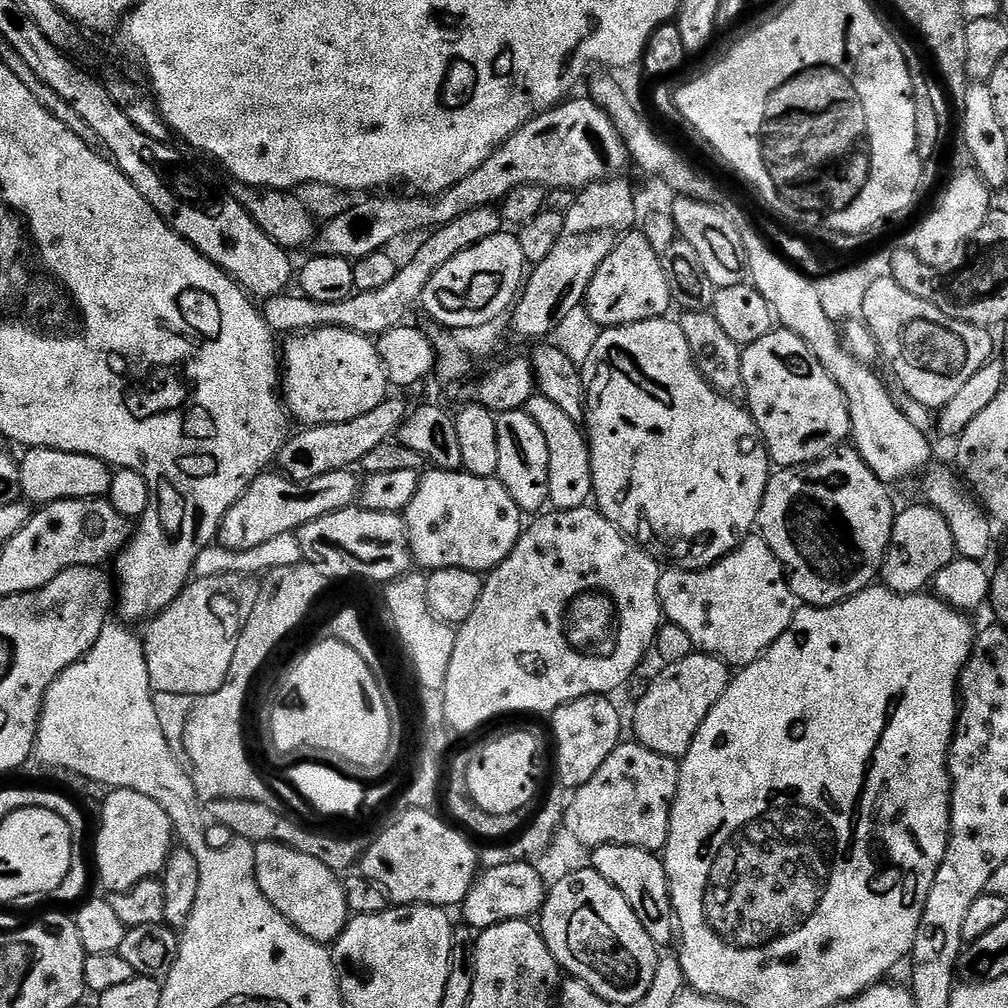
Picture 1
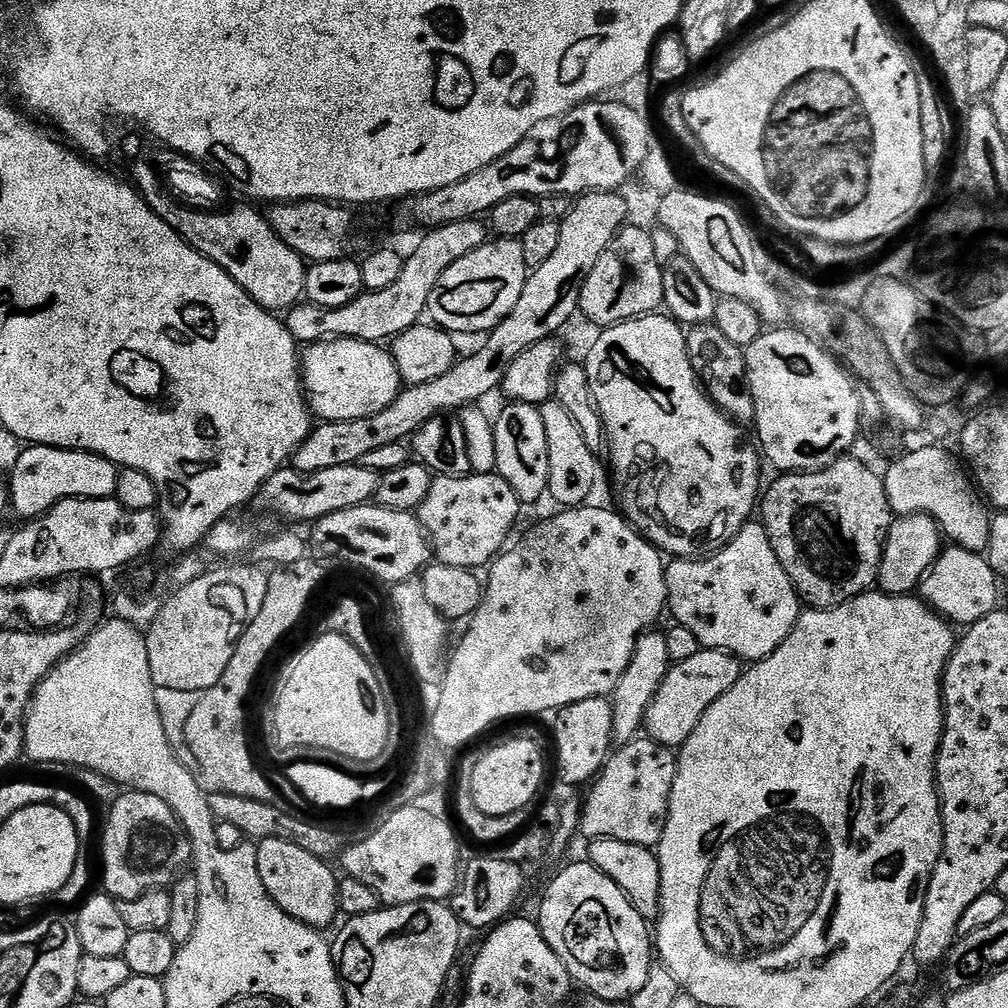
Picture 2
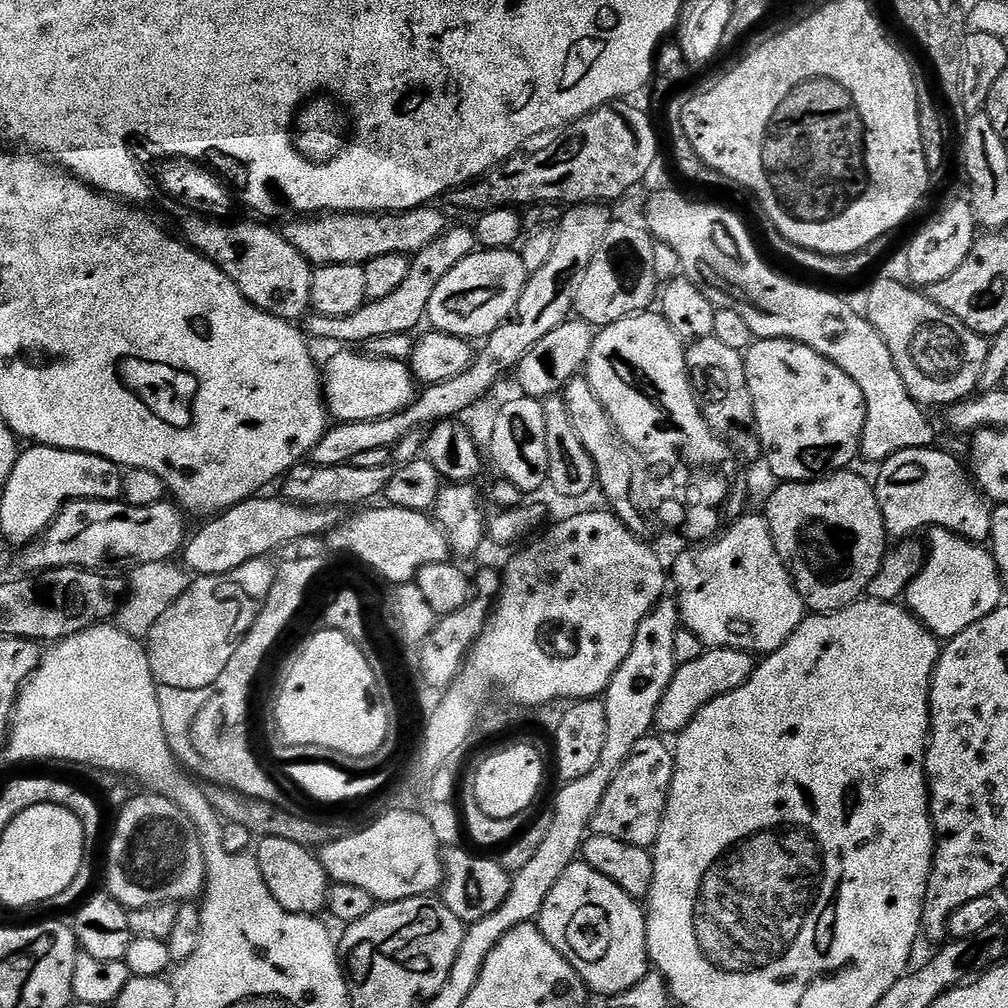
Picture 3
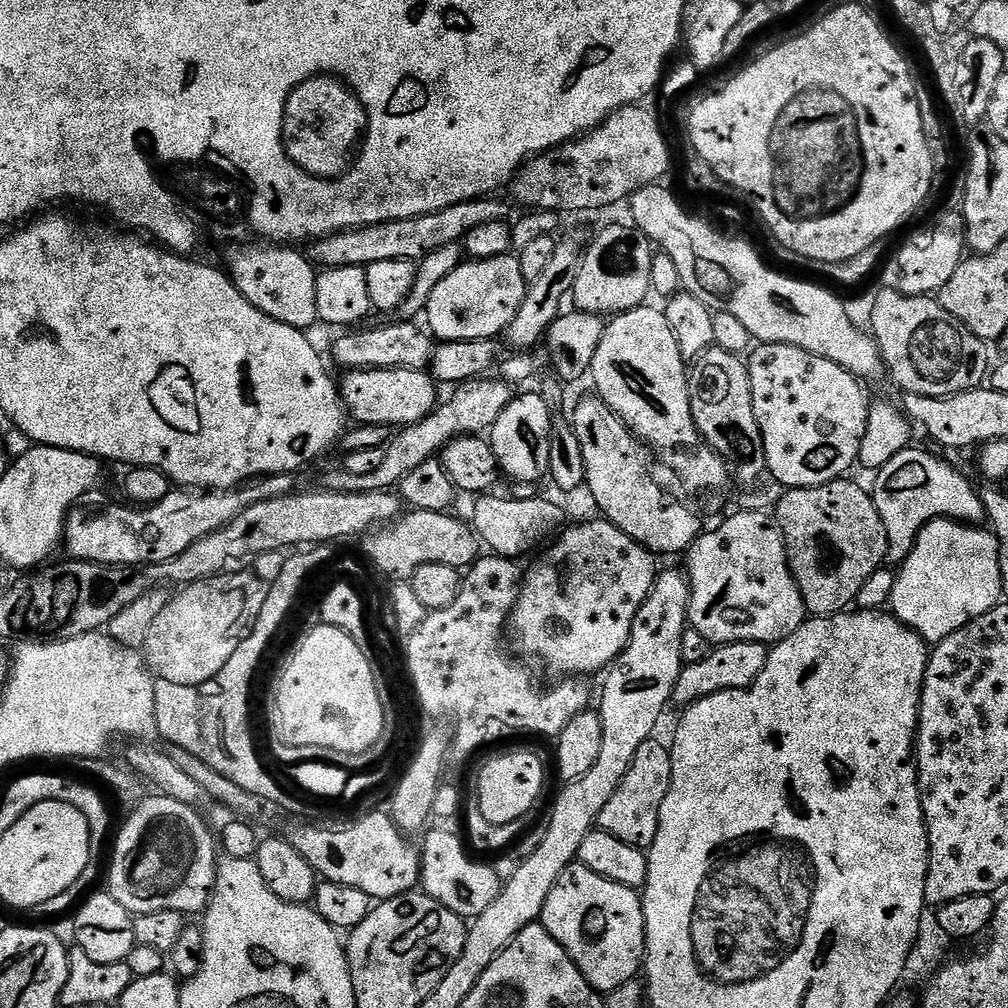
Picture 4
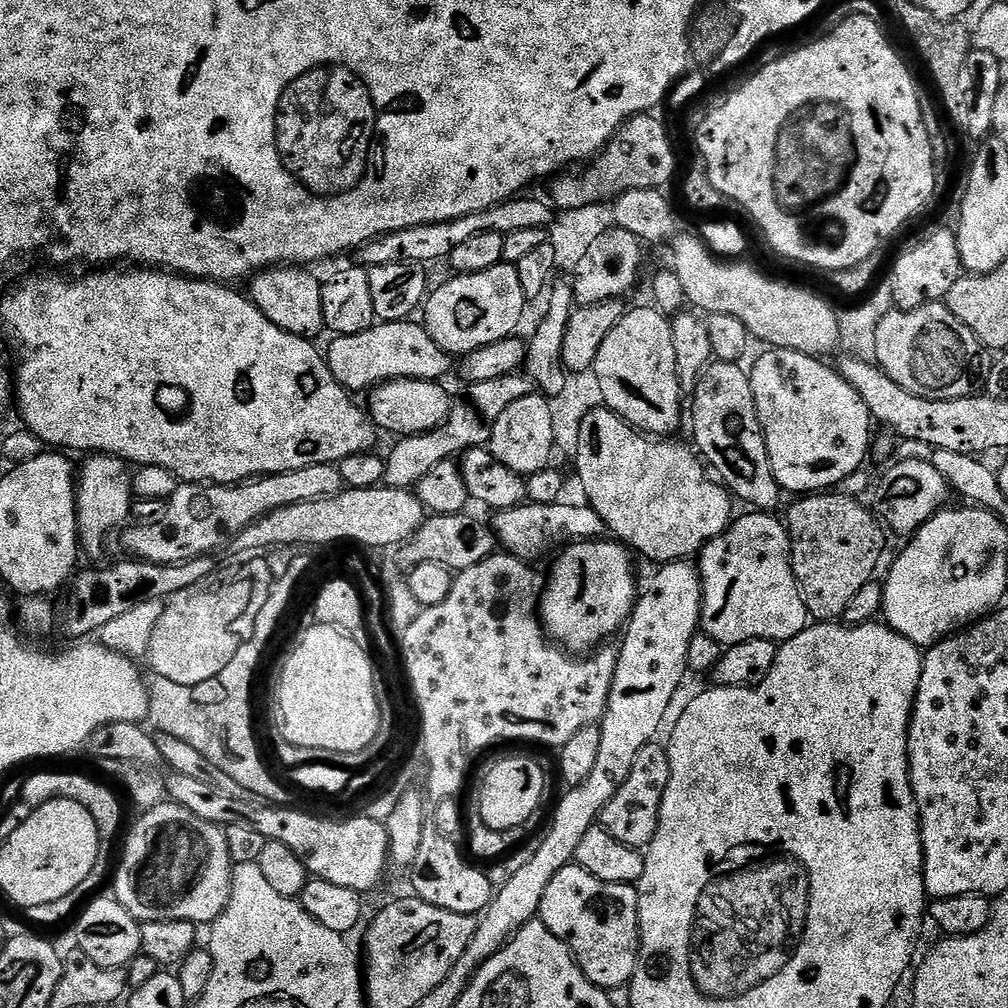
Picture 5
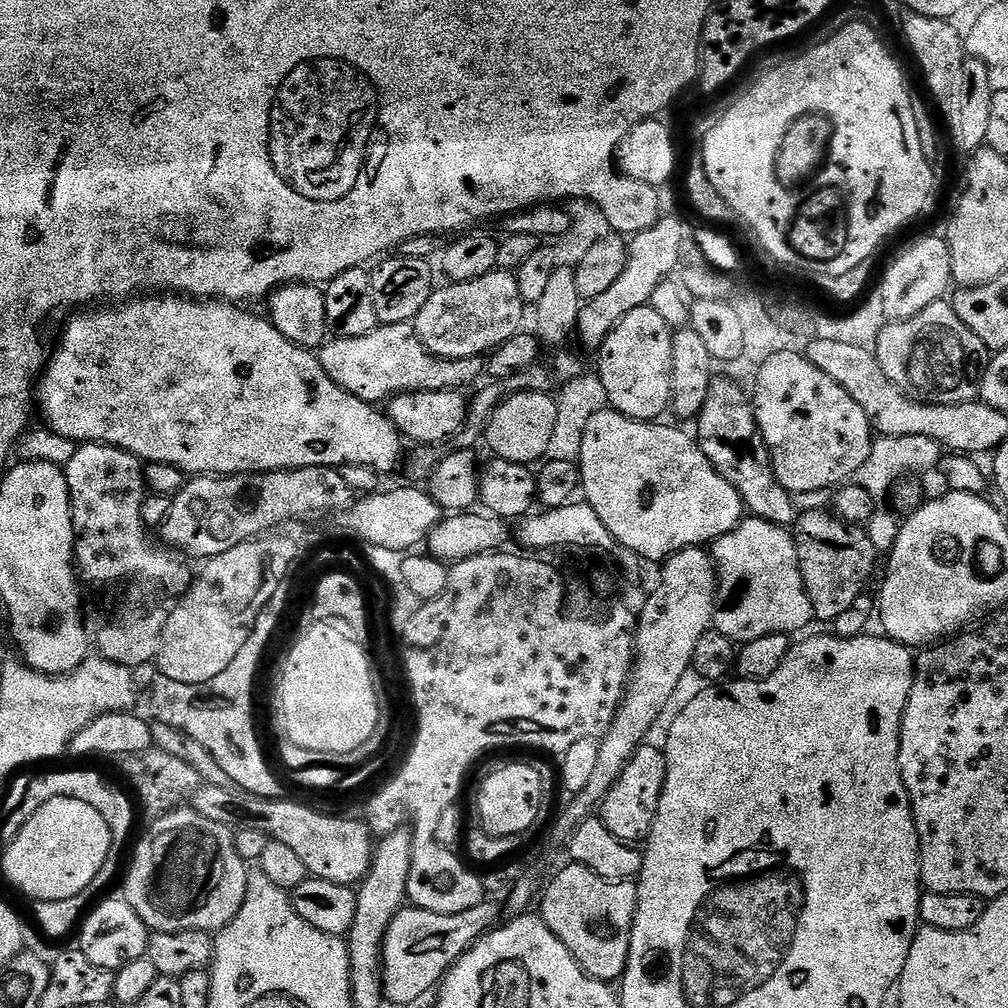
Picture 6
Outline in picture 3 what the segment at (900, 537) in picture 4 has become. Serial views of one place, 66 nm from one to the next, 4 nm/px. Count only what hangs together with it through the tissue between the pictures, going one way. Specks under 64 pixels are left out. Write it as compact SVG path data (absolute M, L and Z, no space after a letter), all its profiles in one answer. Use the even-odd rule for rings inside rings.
M911 448L881 463L874 487L889 537L901 540L922 528L938 527L976 543L987 543L991 534L991 503L959 460L938 449Z

